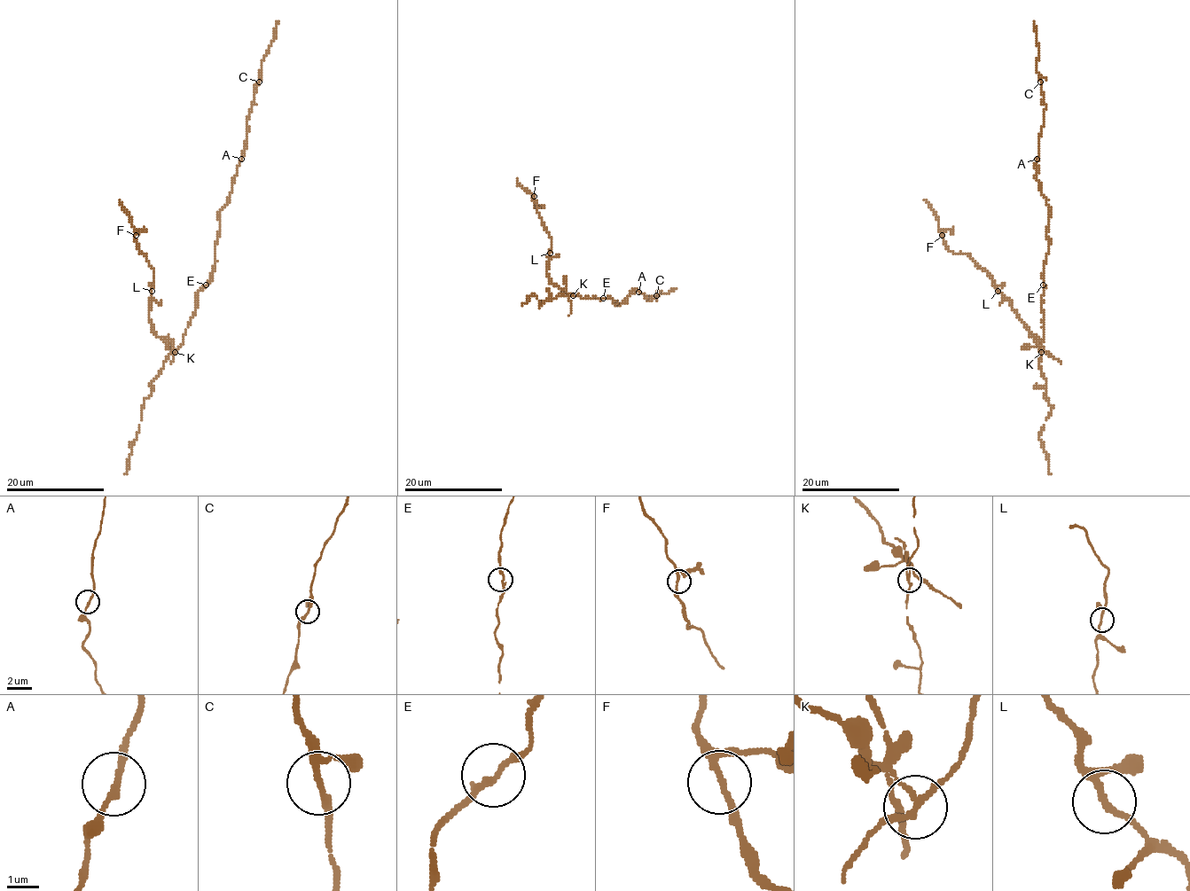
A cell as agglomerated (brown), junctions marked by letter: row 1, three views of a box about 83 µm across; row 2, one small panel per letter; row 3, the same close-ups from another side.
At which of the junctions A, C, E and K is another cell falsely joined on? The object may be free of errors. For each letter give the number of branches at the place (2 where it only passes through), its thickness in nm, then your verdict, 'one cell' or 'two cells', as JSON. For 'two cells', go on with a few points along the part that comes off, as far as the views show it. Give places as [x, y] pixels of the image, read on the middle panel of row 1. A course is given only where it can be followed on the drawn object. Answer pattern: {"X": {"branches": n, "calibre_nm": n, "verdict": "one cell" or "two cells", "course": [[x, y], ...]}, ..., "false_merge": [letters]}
{"A": {"branches": 2, "calibre_nm": 180, "verdict": "one cell"}, "C": {"branches": 3, "calibre_nm": 190, "verdict": "one cell"}, "E": {"branches": 2, "calibre_nm": 170, "verdict": "one cell"}, "K": {"branches": 3, "calibre_nm": 160, "verdict": "two cells", "course": [[573, 295], [567, 295], [553, 285], [546, 273], [551, 238], [541, 222], [536, 202], [518, 179]]}, "false_merge": ["K"]}

